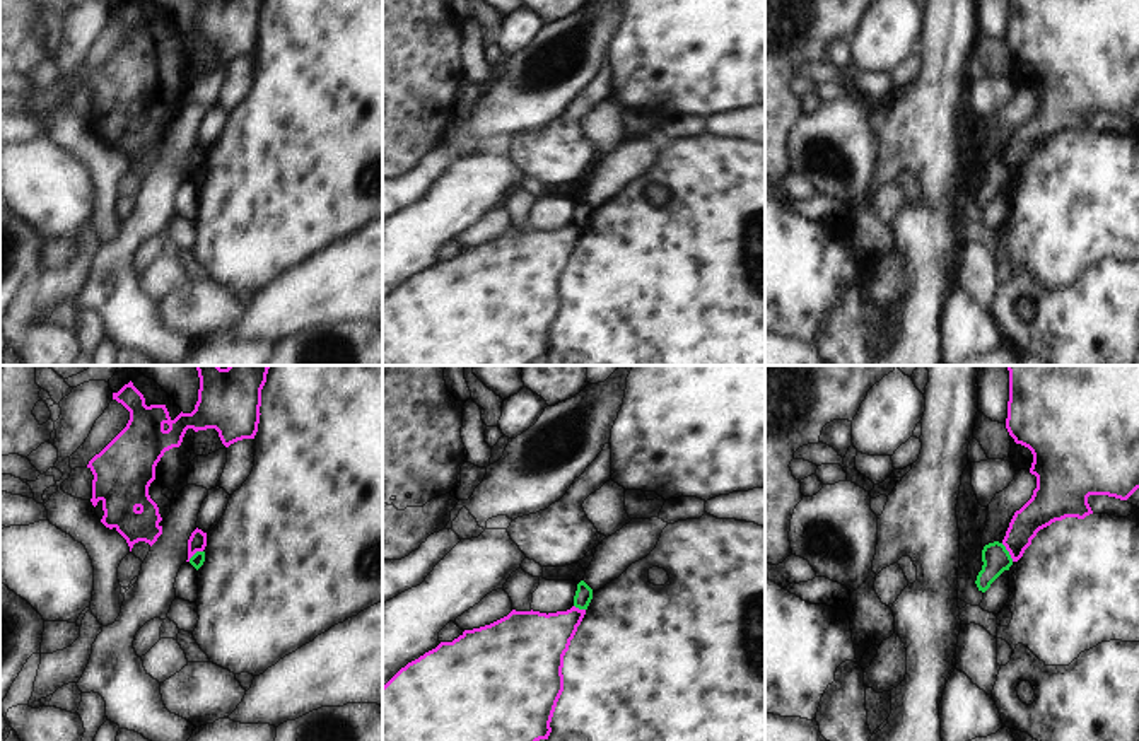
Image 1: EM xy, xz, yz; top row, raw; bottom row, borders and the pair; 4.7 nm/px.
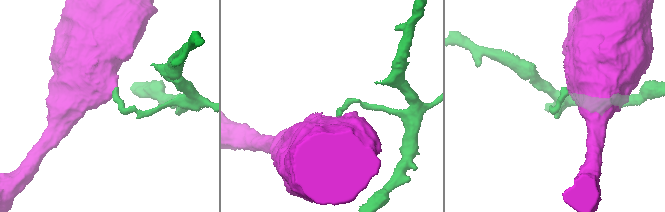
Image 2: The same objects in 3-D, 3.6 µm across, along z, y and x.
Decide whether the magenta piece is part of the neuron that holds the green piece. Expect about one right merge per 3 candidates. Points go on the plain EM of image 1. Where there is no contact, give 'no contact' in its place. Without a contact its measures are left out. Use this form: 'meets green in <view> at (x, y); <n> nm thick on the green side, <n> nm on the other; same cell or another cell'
meets green in yz at (1008, 169); 130 nm thick on the green side, 160 nm on the other; another cell

